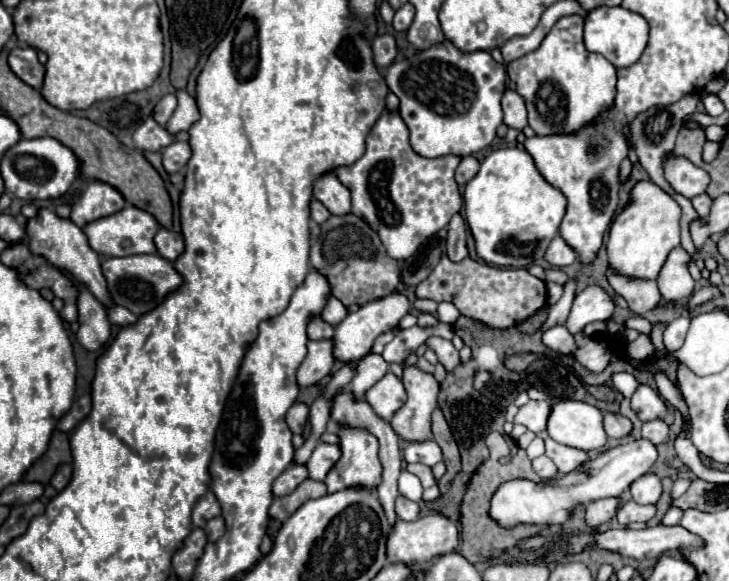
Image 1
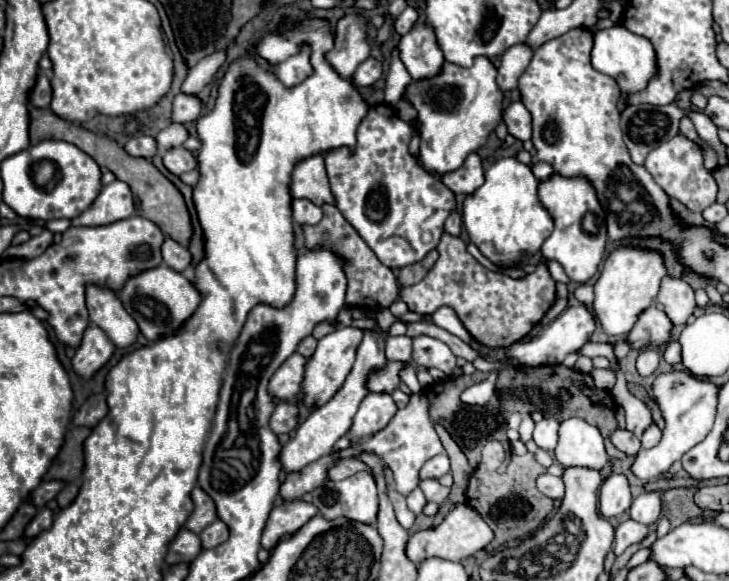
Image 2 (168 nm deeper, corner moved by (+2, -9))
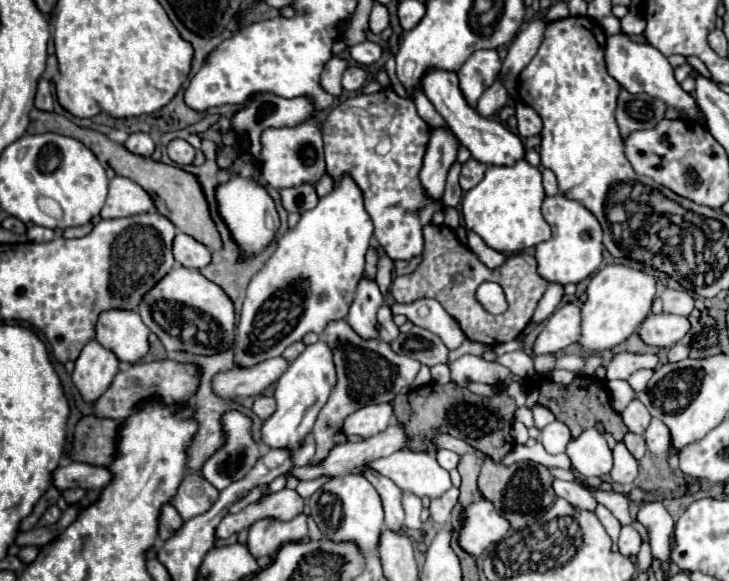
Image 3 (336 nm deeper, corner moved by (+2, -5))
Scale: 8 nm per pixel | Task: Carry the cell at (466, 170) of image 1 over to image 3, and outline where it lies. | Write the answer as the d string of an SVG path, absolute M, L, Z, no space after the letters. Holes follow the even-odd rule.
M468 159L462 167L462 173L460 173L460 187L464 191L469 191L484 179L484 173L486 173L484 163L480 163L476 159Z

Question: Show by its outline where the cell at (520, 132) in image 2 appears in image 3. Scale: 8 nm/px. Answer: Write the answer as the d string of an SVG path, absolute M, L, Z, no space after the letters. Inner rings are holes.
M518 103L516 105L516 119L518 119L518 133L522 137L532 137L532 135L540 135L542 131L542 119L538 117L538 113L524 105L524 103Z

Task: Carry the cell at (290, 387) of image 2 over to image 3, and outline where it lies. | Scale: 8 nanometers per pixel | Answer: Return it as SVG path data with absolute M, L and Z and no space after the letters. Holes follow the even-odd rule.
M282 357L266 359L250 367L236 365L212 377L212 391L218 397L230 401L250 399L264 393L274 381L278 381L278 377L286 371L286 367L288 363Z

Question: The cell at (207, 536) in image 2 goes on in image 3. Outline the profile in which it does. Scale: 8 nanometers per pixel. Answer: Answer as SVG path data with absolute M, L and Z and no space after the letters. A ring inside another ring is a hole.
M294 489L266 493L258 501L252 501L250 505L246 505L240 513L236 513L236 515L228 513L220 521L220 525L216 529L216 537L226 539L262 519L290 521L290 519L298 517L302 511L304 511L304 499Z

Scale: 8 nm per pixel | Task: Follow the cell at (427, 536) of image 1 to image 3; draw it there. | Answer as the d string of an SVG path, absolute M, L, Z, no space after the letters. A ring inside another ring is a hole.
M480 499L464 509L464 529L460 531L460 547L478 557L492 543L502 541L510 531L510 521L502 517L494 503L488 499Z

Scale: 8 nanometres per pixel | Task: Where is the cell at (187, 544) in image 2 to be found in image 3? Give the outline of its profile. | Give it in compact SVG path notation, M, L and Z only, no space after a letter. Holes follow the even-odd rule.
M172 503L162 505L160 509L160 519L158 519L158 537L164 541L168 539L178 527L182 527L182 517L178 515L178 511L174 509Z

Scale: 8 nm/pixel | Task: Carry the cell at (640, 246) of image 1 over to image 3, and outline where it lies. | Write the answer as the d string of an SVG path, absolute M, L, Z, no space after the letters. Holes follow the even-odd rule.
M606 265L600 269L588 283L586 295L588 299L582 305L582 325L578 345L586 353L602 353L606 349L614 349L622 341L626 341L640 323L648 317L652 299L656 293L656 281L642 271L630 269L626 265Z

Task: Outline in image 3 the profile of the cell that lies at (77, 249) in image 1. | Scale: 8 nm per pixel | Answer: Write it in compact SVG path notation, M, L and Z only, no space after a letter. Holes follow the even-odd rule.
M104 311L96 325L96 341L102 347L110 349L122 363L136 363L142 357L146 357L146 353L150 351L148 335L150 335L150 329L142 323L136 311Z

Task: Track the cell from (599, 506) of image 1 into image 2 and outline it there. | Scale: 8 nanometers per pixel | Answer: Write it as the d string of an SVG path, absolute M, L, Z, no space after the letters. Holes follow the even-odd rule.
M612 475L602 483L600 499L598 499L602 517L606 519L618 517L630 509L630 503L632 503L632 495L628 487L628 479L624 475Z

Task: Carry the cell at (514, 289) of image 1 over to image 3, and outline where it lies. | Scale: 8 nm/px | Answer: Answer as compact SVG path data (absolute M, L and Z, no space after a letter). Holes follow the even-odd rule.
M430 223L422 227L422 235L424 235L424 253L422 253L420 265L416 267L414 273L396 277L390 285L390 295L398 303L412 303L422 297L436 299L458 321L464 335L472 341L494 347L494 345L516 339L528 325L540 297L544 295L548 287L548 283L536 273L536 259L526 253L514 253L514 255L508 255L500 267L488 269L478 259L478 255L472 253L456 237L456 233L450 227ZM484 281L494 281L504 289L504 293L508 295L508 305L510 305L506 313L490 315L474 299L476 287Z

